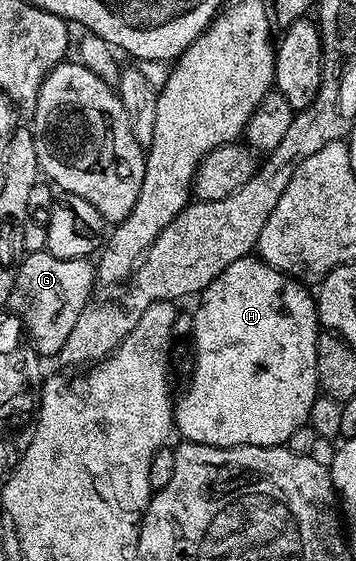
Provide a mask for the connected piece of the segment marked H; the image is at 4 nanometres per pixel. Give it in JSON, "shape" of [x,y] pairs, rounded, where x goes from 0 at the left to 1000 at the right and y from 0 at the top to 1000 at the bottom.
{"shape":[[[699,453],[646,467],[590,510],[559,522],[562,544],[539,570],[551,604],[551,658],[517,708],[489,720],[489,763],[531,791],[646,795],[806,793],[815,774],[865,754],[865,740],[893,704],[888,681],[888,538],[846,501],[798,490],[770,474]]]}

